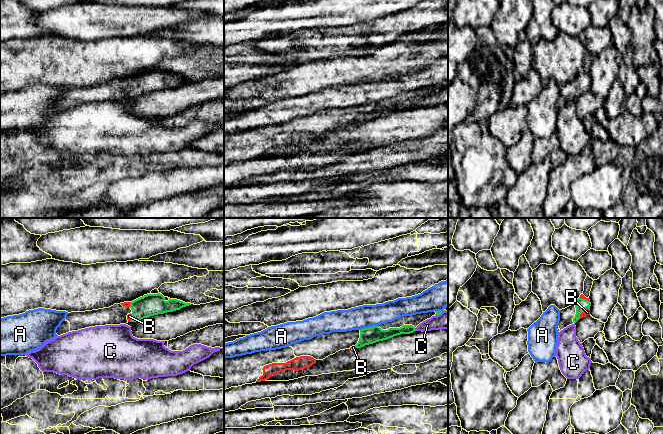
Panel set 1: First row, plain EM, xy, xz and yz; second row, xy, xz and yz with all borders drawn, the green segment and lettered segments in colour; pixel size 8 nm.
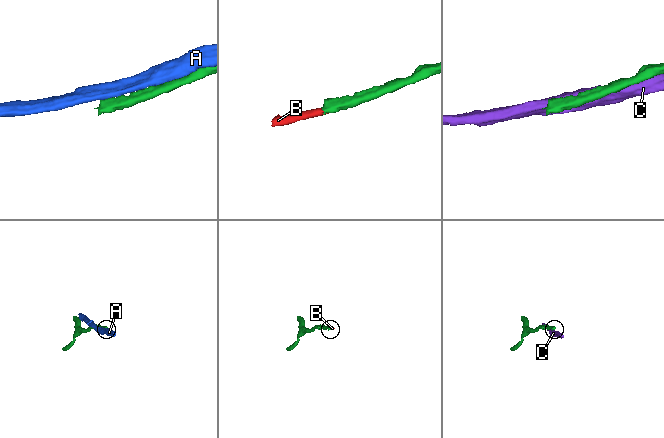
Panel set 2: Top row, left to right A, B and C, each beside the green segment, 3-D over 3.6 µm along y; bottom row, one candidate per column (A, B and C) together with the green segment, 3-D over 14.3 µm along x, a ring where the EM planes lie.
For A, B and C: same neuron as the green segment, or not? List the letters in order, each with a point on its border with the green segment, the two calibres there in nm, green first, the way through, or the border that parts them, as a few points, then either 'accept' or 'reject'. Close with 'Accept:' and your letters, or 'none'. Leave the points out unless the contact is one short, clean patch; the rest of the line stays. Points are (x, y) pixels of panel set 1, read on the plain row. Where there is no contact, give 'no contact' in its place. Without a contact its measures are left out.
A: xz (369, 103) | 130/180 nm | reject
B: yz (582, 87) | 100/50 nm | across yz (581, 80), (582, 87), (587, 88) | accept
C: xz (414, 105) | 80/130 nm | reject
Accept: B

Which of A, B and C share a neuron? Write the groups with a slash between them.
A / B / C

